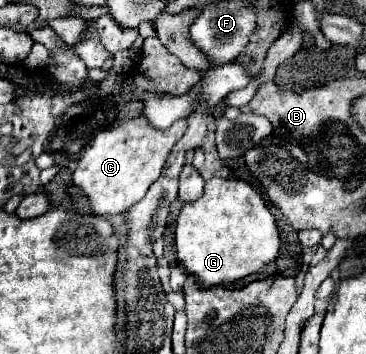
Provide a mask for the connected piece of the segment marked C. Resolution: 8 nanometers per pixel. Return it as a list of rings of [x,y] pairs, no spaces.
[[[132,118],[96,134],[72,172],[72,182],[90,200],[94,214],[124,214],[134,206],[160,176],[172,146],[184,136],[186,120],[178,120],[166,130],[152,128],[144,118]]]

